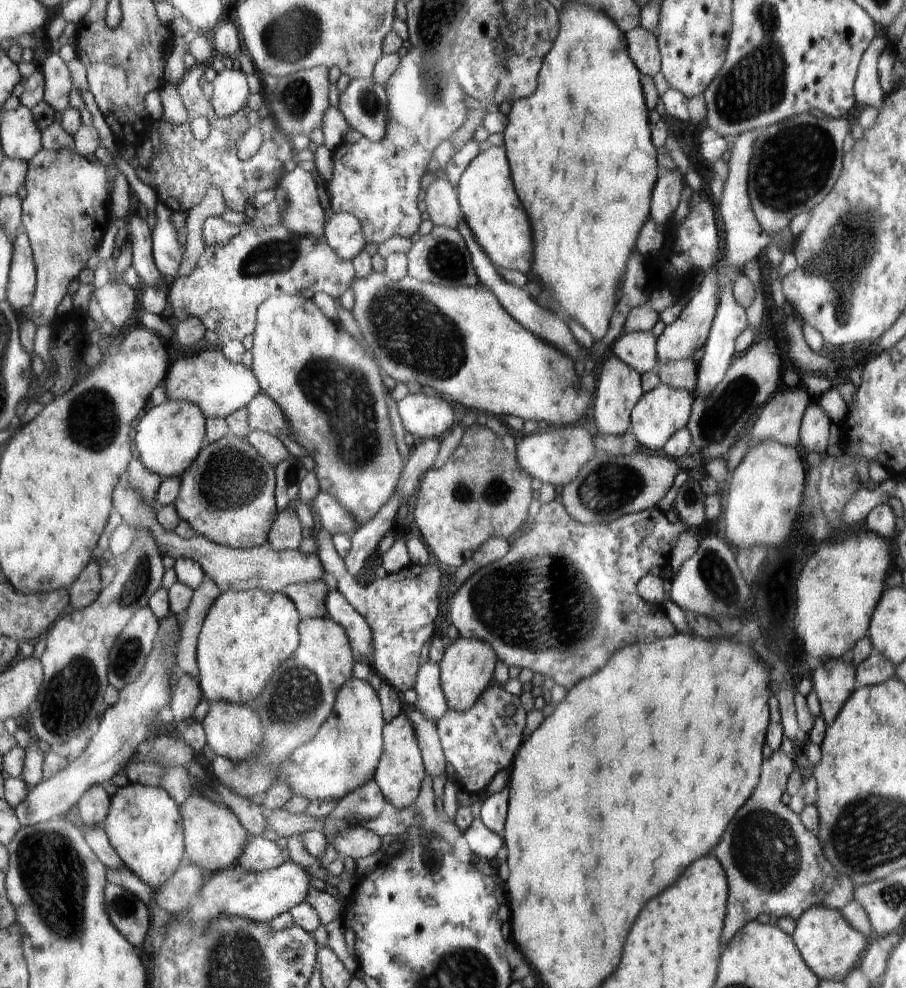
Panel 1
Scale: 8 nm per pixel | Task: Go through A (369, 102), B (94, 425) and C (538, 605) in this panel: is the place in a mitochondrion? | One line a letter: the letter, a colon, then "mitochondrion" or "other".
A: mitochondrion
B: mitochondrion
C: mitochondrion

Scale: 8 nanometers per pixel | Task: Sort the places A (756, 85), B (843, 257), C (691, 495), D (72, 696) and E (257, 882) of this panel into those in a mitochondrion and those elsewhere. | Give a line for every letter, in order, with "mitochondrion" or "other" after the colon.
A: mitochondrion
B: mitochondrion
C: mitochondrion
D: mitochondrion
E: other

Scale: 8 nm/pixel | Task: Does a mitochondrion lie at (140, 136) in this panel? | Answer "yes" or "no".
no

